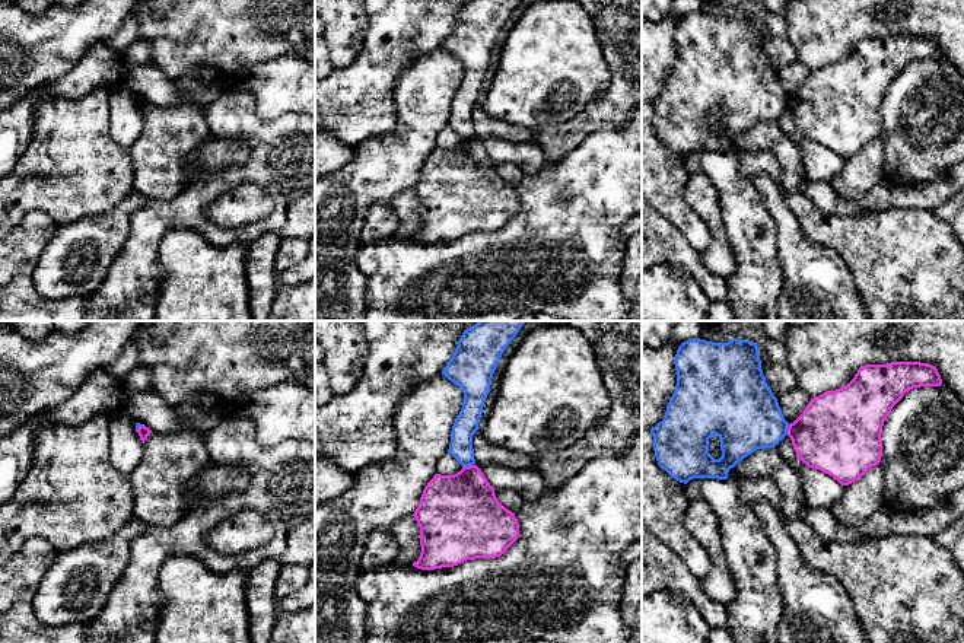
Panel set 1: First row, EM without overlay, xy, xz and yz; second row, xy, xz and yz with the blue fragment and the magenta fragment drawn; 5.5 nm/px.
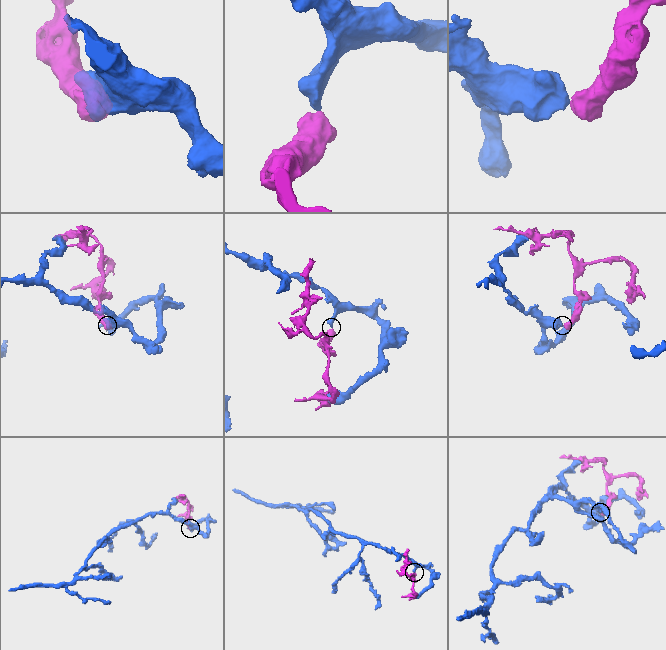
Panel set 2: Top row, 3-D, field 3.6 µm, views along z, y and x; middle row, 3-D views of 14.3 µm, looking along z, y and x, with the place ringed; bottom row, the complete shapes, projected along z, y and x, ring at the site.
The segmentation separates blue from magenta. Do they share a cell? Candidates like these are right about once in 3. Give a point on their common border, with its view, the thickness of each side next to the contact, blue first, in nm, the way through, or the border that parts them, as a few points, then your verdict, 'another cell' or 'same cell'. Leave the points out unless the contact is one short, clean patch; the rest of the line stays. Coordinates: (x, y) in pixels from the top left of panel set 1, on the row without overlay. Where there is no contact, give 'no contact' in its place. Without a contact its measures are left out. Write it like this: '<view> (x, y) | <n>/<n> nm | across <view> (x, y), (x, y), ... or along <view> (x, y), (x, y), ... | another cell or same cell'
xz (467, 139) | 130/400 nm | along xz (473, 137), (463, 140) | another cell

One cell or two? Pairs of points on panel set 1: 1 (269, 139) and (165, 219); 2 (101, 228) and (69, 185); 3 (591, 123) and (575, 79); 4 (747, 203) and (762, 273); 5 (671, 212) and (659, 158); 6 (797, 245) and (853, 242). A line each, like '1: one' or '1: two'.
1: one
2: two
3: two
4: one
5: one
6: two

